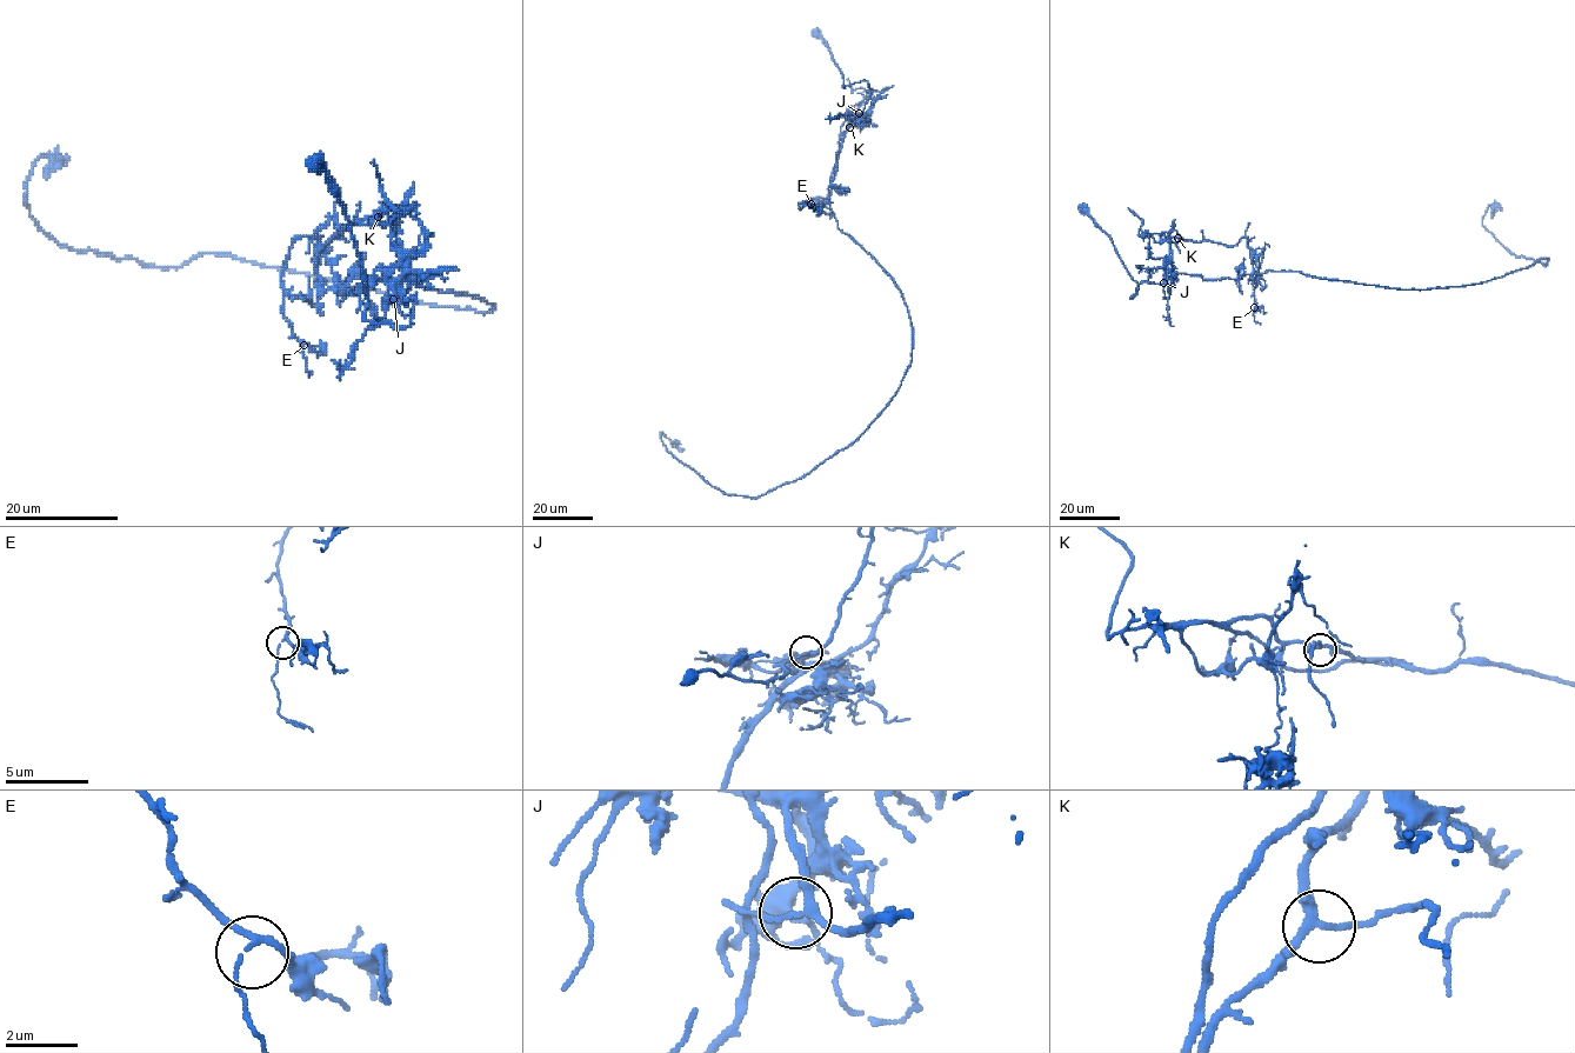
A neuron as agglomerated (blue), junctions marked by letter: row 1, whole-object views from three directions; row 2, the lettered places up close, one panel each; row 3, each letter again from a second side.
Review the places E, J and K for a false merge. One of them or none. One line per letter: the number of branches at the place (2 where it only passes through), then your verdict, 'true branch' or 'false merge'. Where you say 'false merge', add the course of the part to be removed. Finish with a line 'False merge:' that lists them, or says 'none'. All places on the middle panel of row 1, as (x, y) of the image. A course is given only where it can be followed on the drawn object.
E: branches 3; true branch
J: branches 3; false merge; course (859, 113), (875, 99), (865, 99), (841, 135), (826, 197), (799, 208), (811, 202), (813, 210)
K: branches 3; true branch
False merge: J

